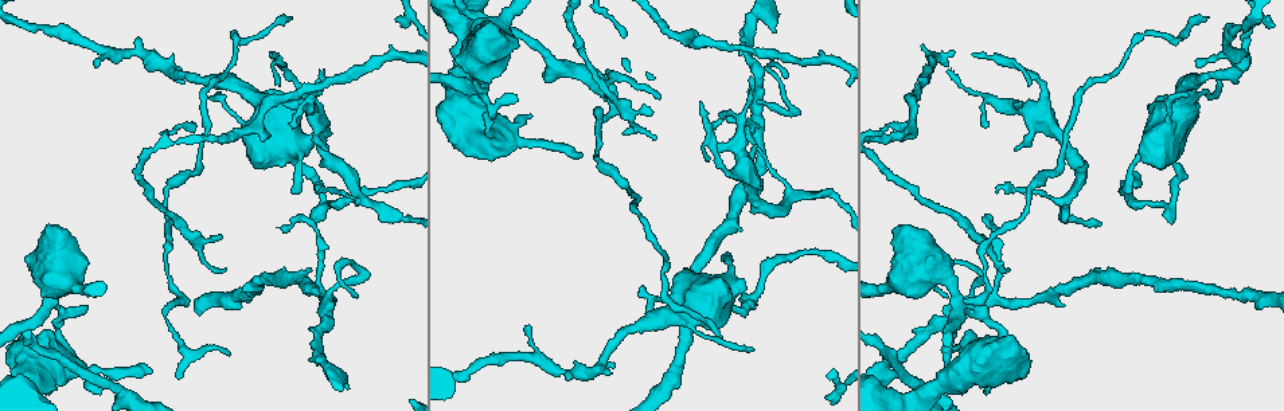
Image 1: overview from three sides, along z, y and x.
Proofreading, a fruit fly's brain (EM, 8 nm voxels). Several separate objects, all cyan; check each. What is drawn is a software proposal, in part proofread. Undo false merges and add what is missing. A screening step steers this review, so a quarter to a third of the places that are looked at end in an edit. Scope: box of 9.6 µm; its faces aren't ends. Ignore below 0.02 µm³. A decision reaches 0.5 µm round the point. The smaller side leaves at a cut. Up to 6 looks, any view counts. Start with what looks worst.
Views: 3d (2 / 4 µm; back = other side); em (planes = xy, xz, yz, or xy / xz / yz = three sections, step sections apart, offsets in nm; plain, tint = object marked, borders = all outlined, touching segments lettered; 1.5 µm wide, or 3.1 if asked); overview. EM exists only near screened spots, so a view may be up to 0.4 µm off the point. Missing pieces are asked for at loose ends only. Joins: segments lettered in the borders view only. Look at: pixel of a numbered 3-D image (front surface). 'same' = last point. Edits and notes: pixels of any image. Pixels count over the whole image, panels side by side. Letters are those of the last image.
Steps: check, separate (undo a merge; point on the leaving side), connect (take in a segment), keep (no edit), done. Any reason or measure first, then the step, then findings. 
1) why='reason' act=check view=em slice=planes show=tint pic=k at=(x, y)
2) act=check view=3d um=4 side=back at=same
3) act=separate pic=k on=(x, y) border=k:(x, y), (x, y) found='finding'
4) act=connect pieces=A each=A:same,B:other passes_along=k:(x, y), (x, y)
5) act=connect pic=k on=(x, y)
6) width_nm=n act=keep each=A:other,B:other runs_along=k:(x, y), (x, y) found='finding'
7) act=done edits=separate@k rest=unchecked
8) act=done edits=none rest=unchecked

why='end of a long branch' act=check view=3d um=4 pic=1 at=(290, 18)

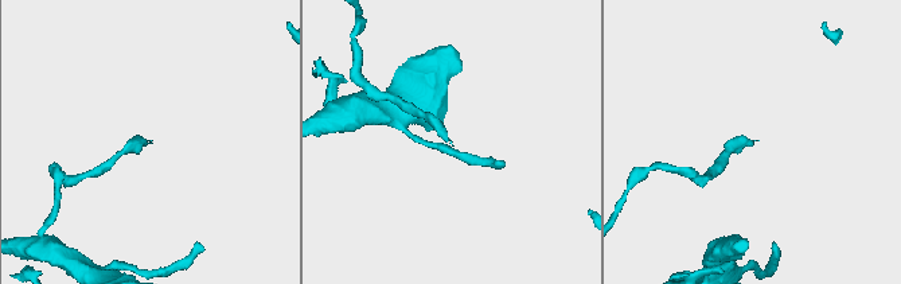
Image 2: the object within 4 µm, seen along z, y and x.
why='shape alone is not enough' act=check view=em slice=planes show=borders pic=2 at=(753, 144)

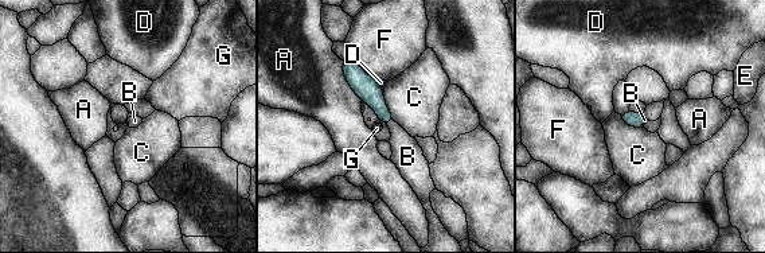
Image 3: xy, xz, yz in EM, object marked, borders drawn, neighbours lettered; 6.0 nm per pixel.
act=connect pieces=B each=A:other,B:same,C:other,D:other,E:other,F:other,G:other found='the neuron continues'

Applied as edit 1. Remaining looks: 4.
why='tapers out' act=check view=3d um=2 pic=1 at=(649, 114)

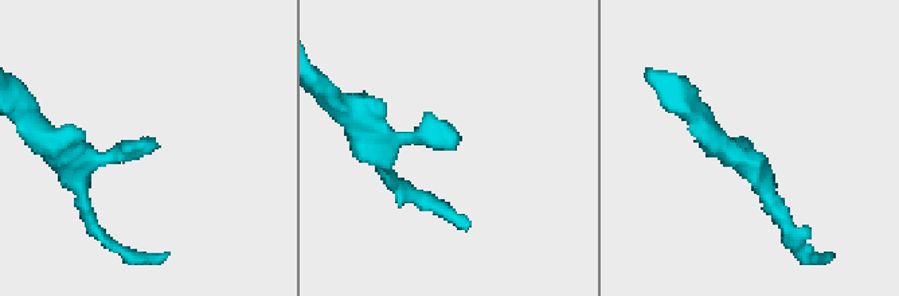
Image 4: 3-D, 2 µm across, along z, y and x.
act=check view=em slice=planes show=borders pic=4 at=(744, 143)

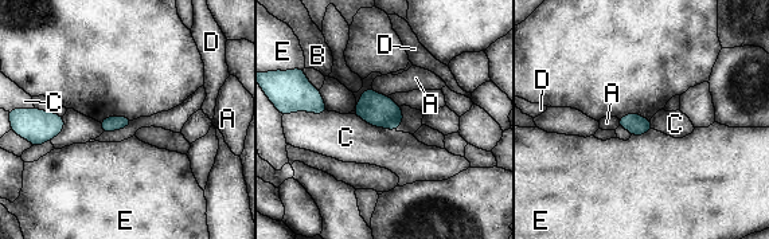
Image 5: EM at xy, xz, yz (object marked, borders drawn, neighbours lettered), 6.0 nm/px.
longest_contact=C:280nm act=keep each=A:other,B:other,C:other,D:other,E:other border=5:(354, 113), (375, 126), (395, 130) found='no lettered segment goes on from it'

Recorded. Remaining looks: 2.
why='narrows sharply' act=check view=3d um=4 pic=1 at=(751, 130)

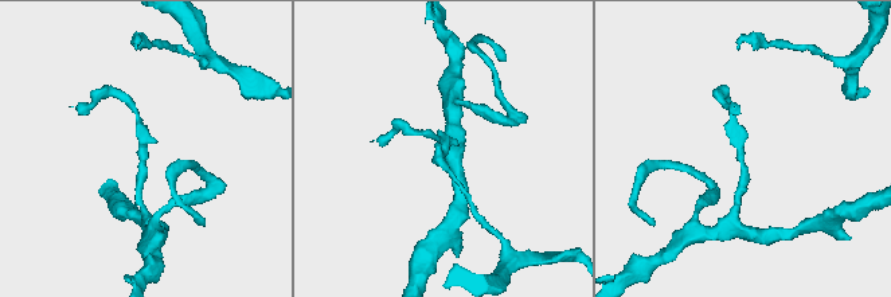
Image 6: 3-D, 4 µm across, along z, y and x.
why='now the EM' act=check view=em slice=planes show=borders pic=6 at=(444, 147)

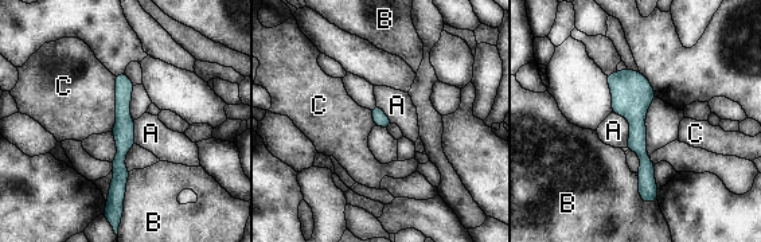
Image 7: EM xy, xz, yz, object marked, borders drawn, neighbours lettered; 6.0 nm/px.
act=keep each=A:other,B:other,C:other runs_along=7:(619, 74), (632, 93), (650, 199) found='continuous, no second neuron'

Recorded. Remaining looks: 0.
act=done edits=connect@3 rest=unchecked

